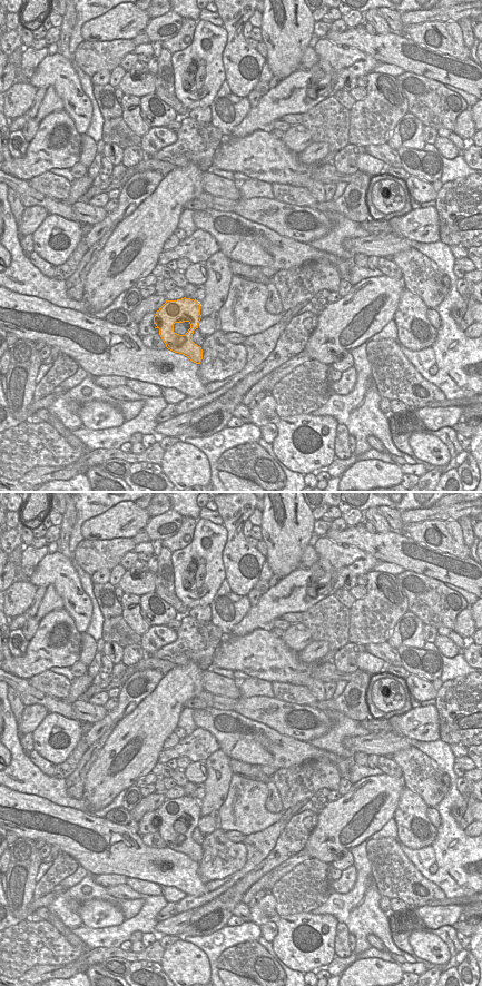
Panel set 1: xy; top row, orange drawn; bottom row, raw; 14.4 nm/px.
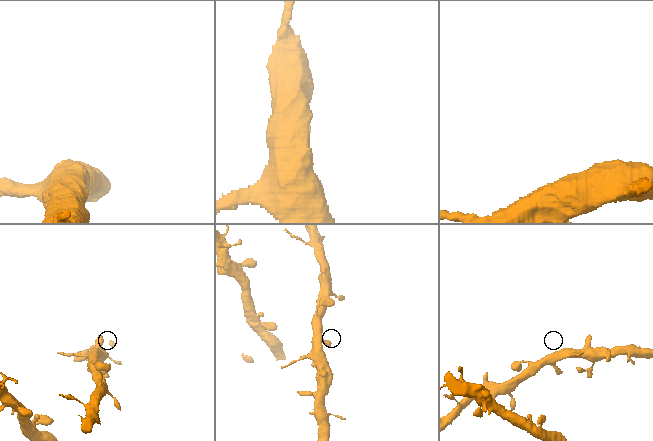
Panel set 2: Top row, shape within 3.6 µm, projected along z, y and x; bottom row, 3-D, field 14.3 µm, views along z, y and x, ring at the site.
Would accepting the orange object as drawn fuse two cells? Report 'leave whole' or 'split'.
leave whole

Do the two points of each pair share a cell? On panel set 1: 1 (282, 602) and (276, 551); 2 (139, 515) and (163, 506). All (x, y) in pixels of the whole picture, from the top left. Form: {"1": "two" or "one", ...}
{"1": "two", "2": "two"}

